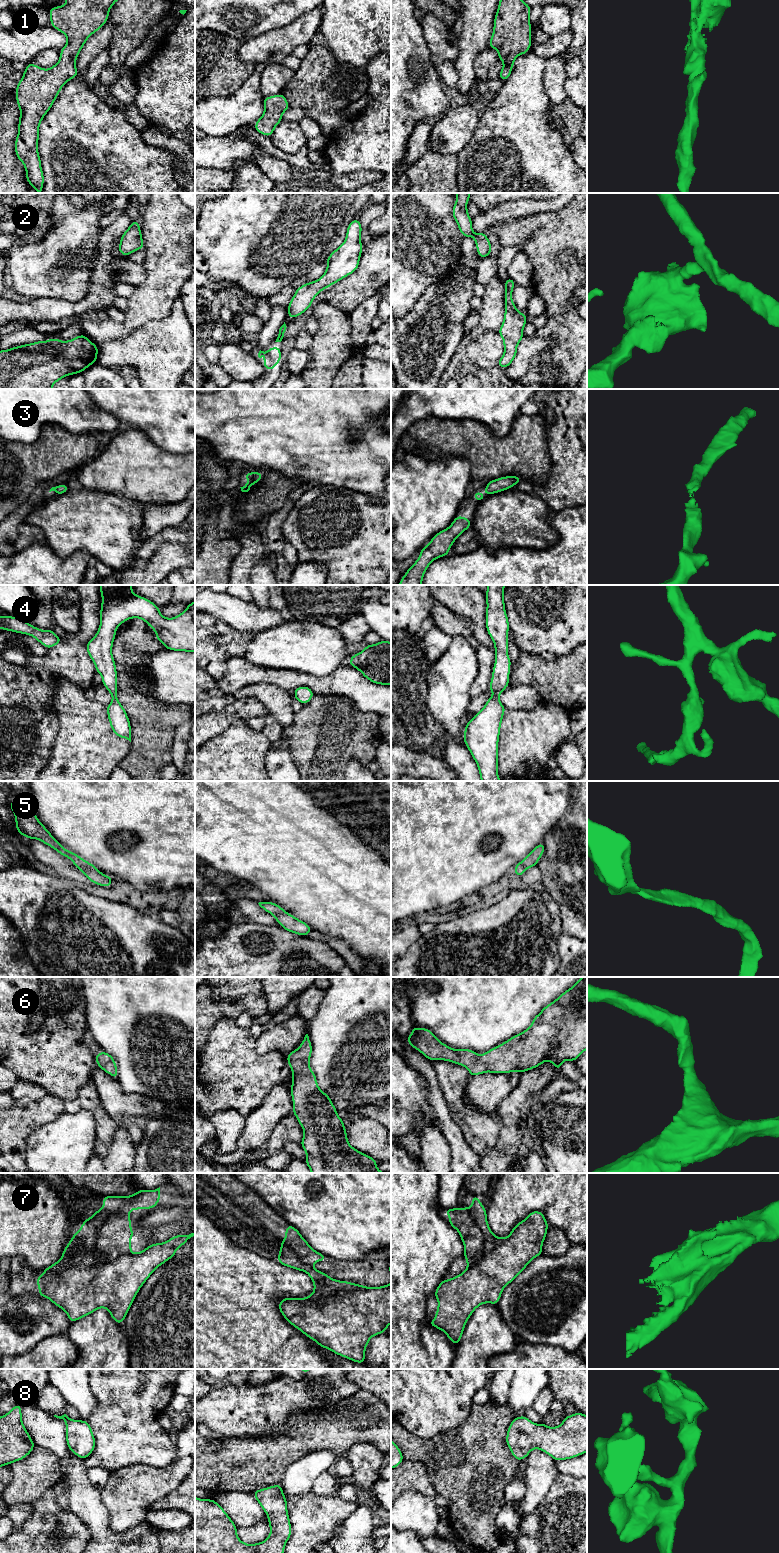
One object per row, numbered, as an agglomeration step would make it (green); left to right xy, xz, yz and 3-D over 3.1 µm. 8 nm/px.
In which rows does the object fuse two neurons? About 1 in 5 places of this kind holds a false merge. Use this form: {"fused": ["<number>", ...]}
{"fused": ["7"]}

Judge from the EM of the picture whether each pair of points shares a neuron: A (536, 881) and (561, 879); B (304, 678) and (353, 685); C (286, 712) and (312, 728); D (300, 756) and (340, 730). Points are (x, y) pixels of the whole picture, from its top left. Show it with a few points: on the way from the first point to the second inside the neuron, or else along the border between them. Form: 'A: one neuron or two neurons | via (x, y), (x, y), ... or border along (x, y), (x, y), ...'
A: two neurons | border along (536, 866), (541, 875), (541, 886)
B: one neuron | via (316, 684), (341, 684)
C: two neurons | border along (295, 713), (292, 722), (283, 728)
D: one neuron | via (310, 749), (330, 730)

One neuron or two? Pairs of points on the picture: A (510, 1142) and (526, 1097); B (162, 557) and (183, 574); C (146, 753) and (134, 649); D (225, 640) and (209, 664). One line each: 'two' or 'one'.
A: one
B: two
C: one
D: one

